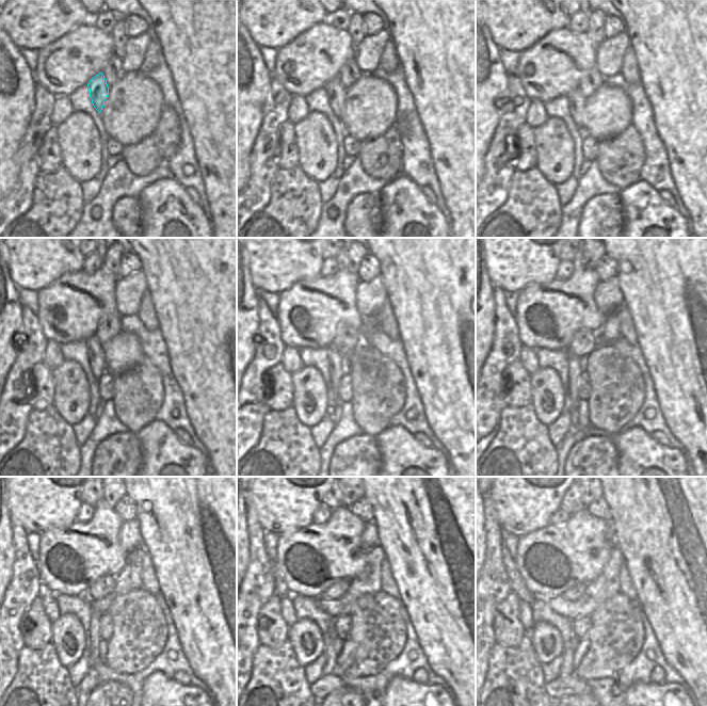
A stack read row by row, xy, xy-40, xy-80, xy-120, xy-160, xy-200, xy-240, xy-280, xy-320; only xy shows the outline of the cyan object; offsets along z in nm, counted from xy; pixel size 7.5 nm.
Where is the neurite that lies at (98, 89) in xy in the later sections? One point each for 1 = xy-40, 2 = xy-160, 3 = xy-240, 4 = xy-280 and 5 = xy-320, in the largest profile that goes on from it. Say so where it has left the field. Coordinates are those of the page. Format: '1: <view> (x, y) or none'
1: xy-40 (336, 92)
2: xy-160 (337, 368)
3: xy-240 (95, 637)
4: xy-280 (328, 668)
5: xy-320 (566, 670)

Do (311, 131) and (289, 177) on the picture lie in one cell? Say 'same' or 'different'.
different

